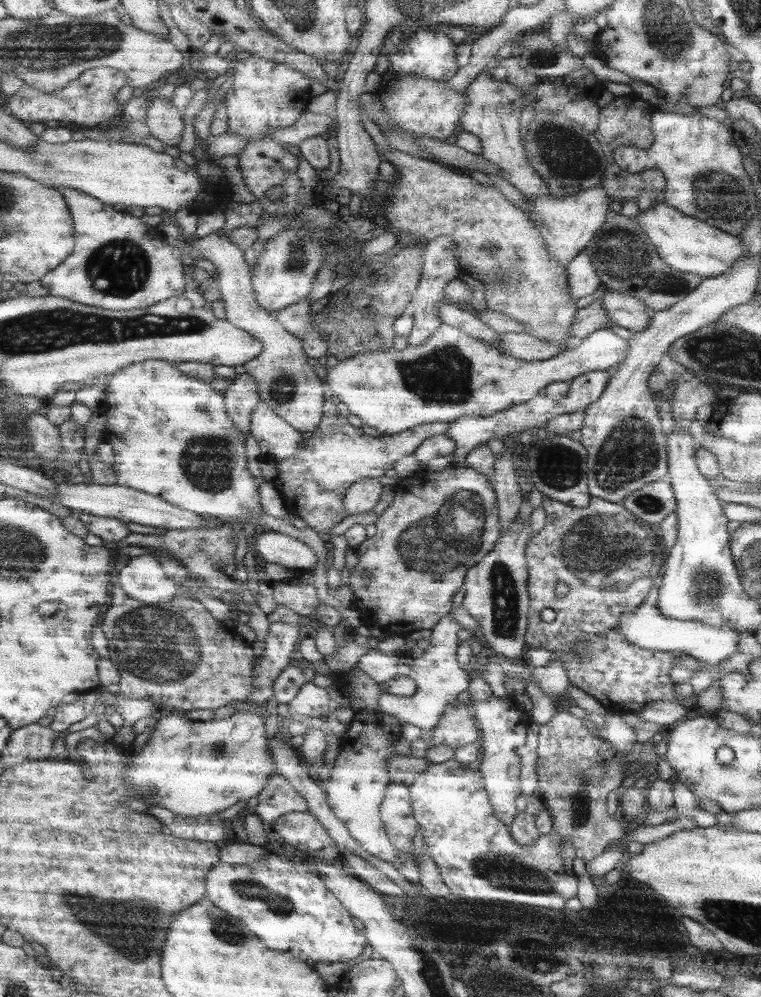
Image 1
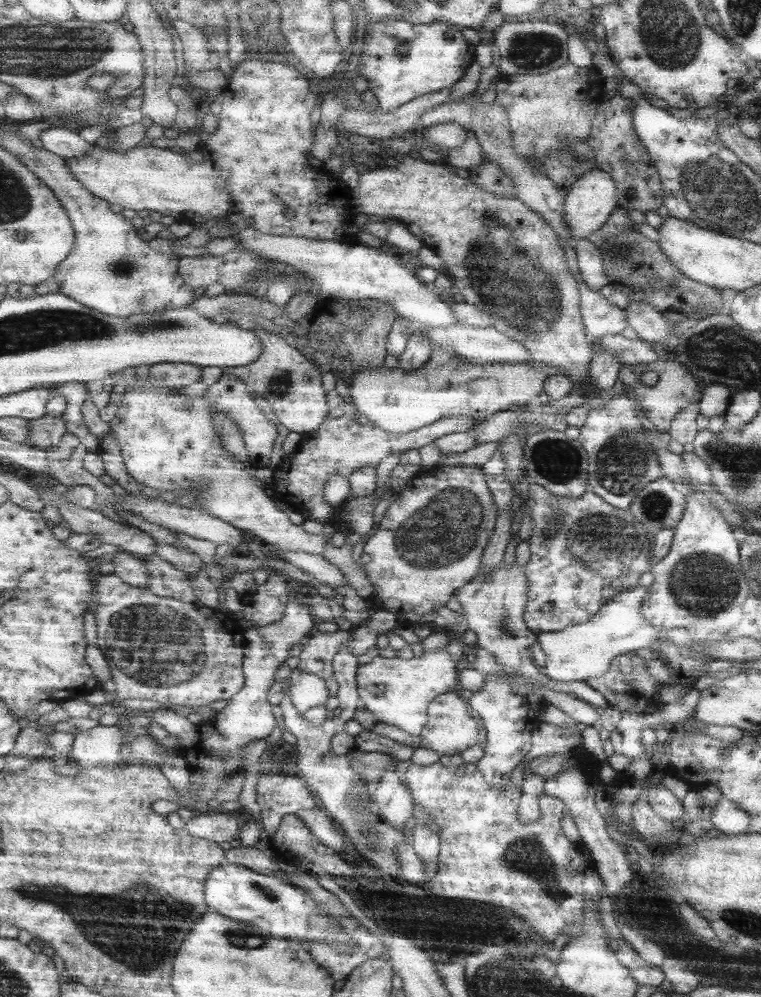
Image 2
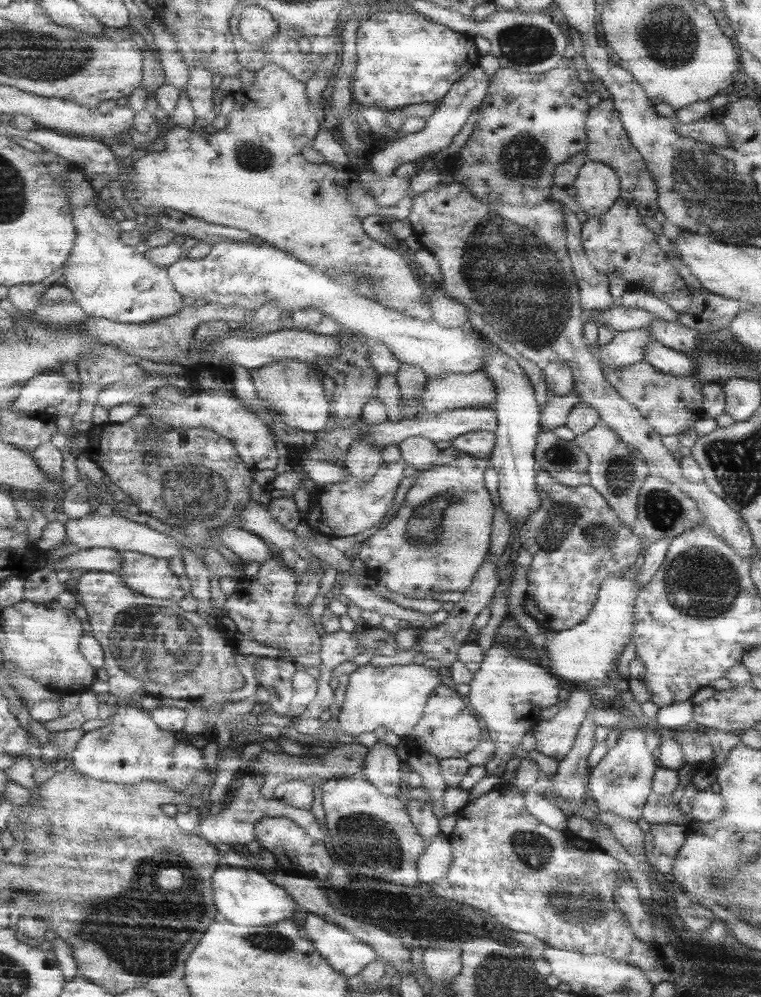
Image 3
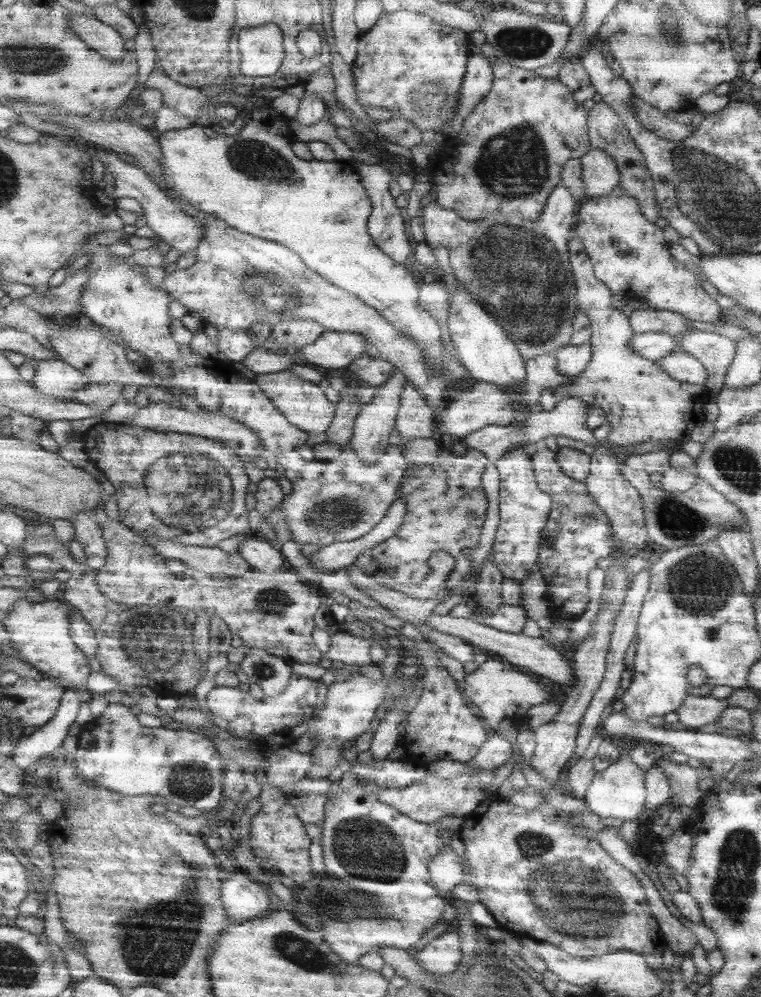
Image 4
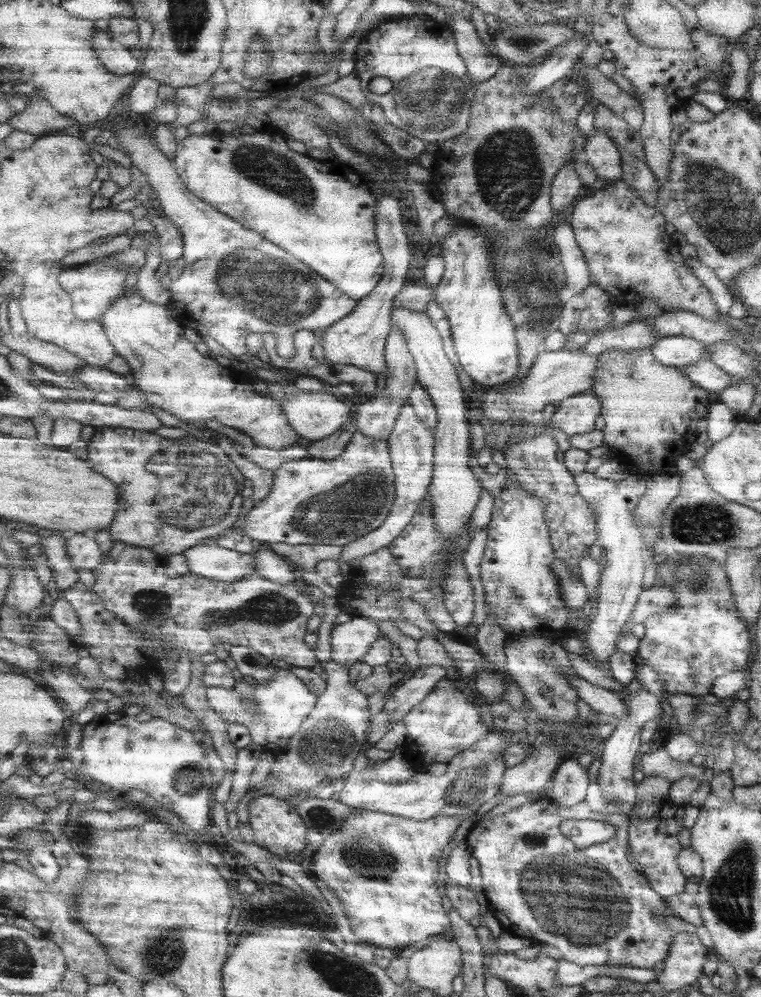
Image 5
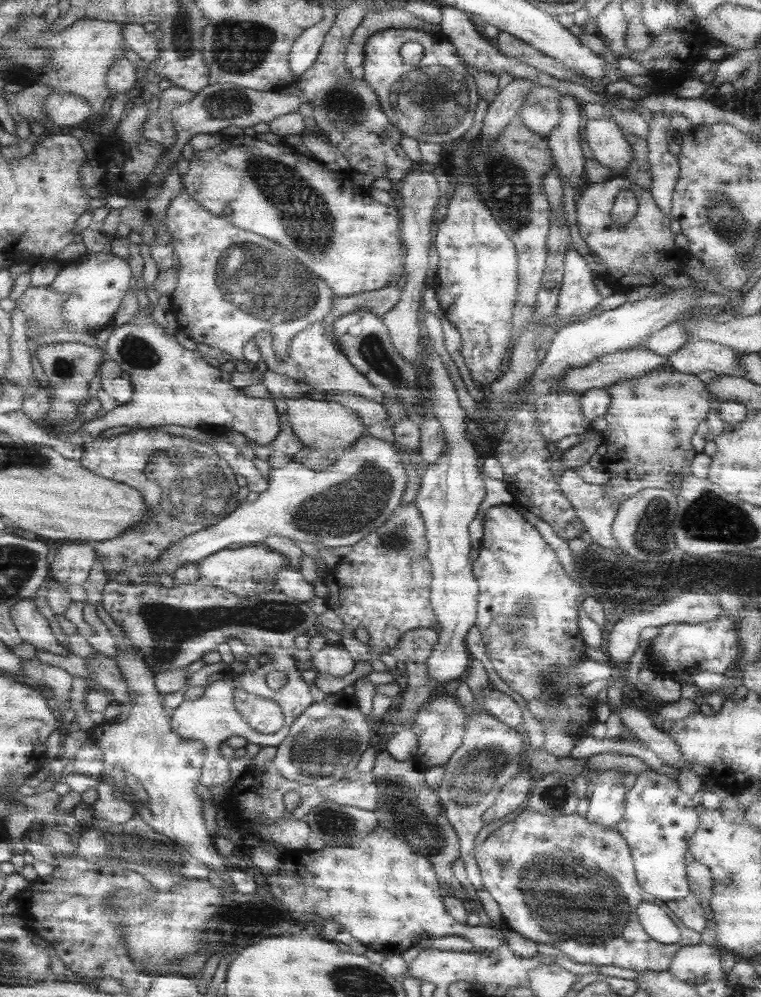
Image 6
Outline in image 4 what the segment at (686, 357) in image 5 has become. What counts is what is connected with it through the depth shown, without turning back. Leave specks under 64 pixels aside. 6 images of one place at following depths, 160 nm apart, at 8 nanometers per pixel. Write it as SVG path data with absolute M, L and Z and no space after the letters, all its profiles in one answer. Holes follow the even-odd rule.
M652 332L633 334L630 338L630 347L639 356L653 362L658 362L664 356L680 350L676 337Z

